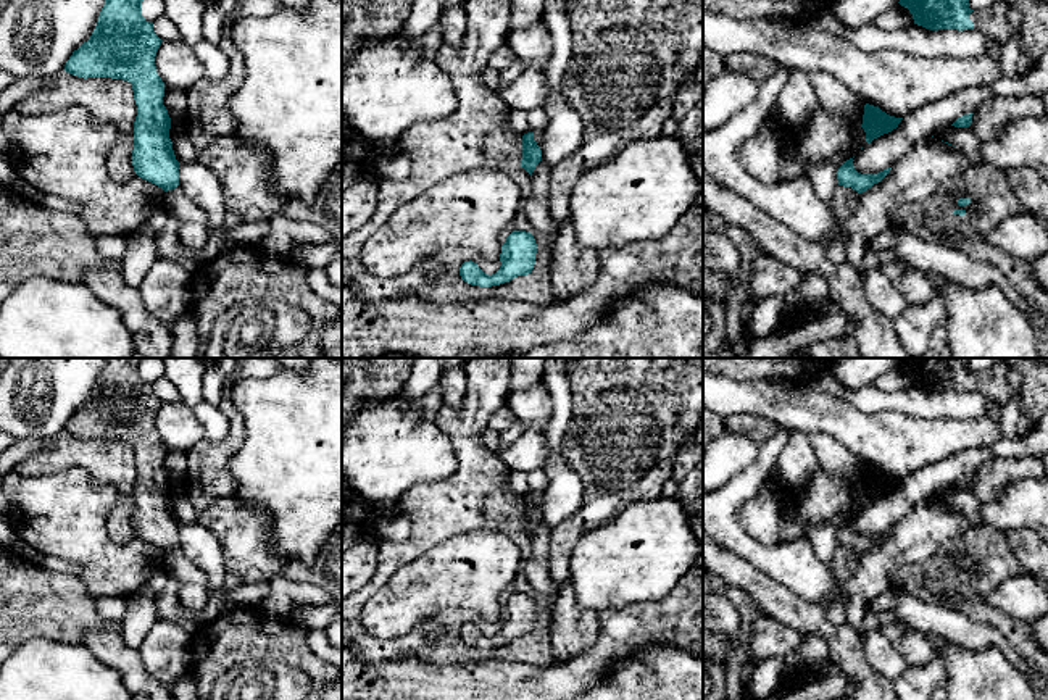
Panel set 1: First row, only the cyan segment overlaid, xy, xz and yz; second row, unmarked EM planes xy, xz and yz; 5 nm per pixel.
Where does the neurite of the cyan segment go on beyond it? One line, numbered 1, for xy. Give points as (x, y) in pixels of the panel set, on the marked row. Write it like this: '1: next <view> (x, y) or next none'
1: next none

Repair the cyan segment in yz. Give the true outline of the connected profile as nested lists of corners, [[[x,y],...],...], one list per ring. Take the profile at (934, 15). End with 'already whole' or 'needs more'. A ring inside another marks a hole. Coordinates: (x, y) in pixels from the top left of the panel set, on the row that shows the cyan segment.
[[[900,0],[898,3],[909,10],[914,24],[930,31],[975,29],[1000,45],[1006,44],[1014,32],[1004,0],[979,11],[969,8],[969,0]]]; needs more

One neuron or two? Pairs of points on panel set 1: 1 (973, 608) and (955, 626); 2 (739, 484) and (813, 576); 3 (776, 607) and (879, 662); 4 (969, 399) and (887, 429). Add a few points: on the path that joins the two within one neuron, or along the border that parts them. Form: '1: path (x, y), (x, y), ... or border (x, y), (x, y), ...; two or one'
1: border (935, 604), (989, 623), (1000, 633); two
2: path (729, 516), (729, 528), (755, 554), (781, 562); one
3: border (861, 634), (866, 660), (890, 683); two
4: border (881, 410), (900, 410), (927, 420), (956, 418); two

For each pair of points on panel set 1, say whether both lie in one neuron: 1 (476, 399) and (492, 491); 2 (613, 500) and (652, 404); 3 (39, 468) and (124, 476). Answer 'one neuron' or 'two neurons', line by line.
1: one neuron
2: one neuron
3: one neuron

